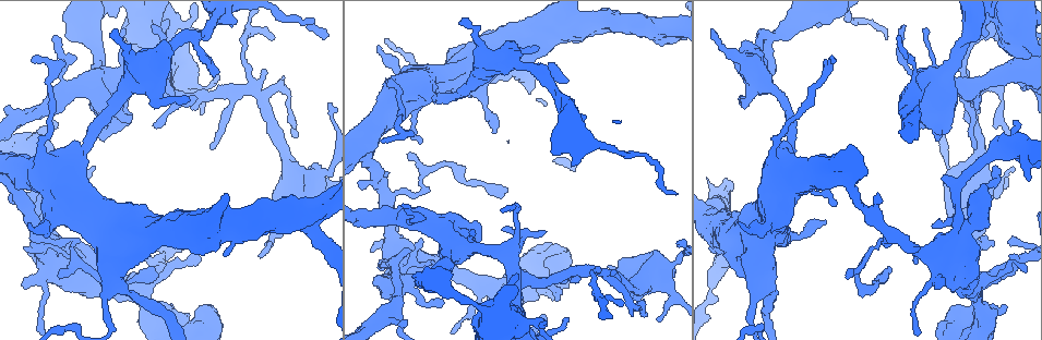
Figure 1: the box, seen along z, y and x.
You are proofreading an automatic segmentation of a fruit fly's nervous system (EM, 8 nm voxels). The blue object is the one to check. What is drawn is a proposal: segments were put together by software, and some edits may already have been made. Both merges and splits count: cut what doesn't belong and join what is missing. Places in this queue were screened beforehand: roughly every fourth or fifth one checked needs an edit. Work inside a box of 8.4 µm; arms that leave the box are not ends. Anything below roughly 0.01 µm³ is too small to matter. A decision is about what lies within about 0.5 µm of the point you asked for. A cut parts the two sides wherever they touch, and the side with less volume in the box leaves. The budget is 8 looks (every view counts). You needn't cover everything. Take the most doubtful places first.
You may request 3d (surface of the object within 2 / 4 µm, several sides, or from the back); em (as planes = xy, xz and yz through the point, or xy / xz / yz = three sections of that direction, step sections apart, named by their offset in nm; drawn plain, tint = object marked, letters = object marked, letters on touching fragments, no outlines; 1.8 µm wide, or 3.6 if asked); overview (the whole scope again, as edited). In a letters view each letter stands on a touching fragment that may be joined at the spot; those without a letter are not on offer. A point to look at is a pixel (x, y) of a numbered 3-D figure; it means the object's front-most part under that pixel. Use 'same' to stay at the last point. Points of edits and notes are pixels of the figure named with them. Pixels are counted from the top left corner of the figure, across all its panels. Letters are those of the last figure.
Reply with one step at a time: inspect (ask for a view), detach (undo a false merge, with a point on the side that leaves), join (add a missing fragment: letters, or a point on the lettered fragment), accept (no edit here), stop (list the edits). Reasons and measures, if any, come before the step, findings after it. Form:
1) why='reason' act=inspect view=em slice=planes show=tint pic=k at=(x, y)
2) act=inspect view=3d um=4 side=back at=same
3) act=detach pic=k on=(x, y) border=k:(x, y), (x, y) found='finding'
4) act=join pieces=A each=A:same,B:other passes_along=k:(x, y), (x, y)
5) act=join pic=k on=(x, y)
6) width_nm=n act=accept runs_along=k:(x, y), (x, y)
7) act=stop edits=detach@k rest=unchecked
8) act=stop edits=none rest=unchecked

why='thick turns thin' act=inspect view=3d um=4 pic=1 at=(1023, 61)

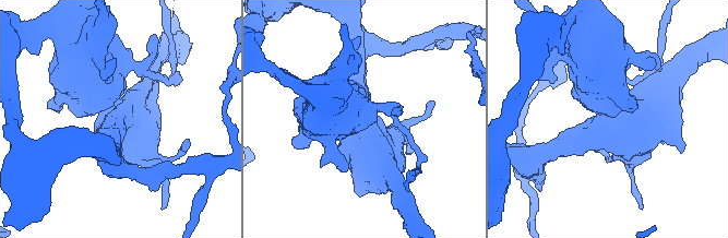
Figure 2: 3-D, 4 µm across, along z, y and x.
act=inspect view=em um=3.6 slice=planes show=letters pic=2 at=(115, 120)

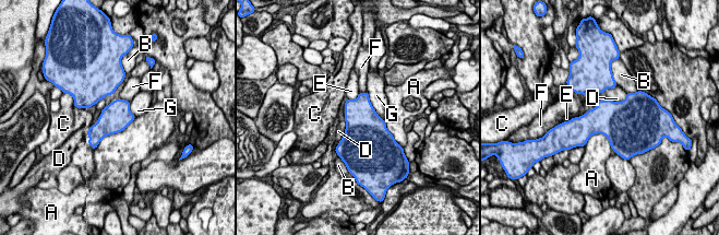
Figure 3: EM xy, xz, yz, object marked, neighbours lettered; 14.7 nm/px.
width_nm=440 act=accept each=A:other,B:other,C:other,D:other,E:other,F:other,G:other border=3:(626, 94), (618, 102), (608, 97) found='continuous, no second neuron'

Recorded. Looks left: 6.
why='sharp bend' act=inspect view=3d um=4 pic=1 at=(737, 234)

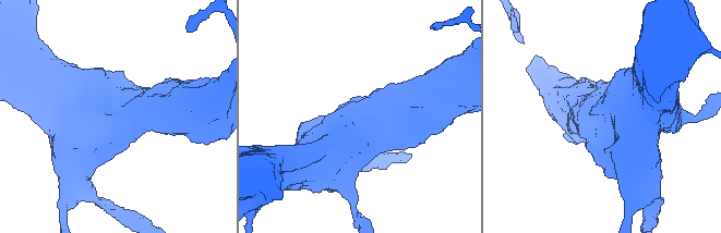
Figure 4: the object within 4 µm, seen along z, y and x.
why='now the EM' act=inspect view=em um=3.6 slice=planes show=plain pic=4 at=(605, 111)

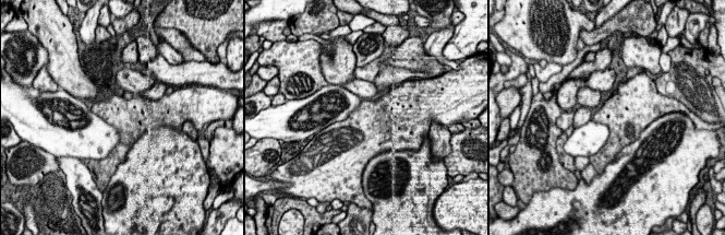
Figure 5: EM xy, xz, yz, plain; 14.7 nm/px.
act=inspect view=em um=3.6 slice=planes show=letters at=same

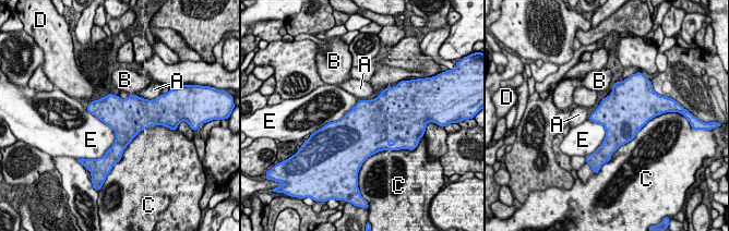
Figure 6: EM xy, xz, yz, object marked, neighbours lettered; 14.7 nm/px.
width_nm=550 act=accept each=A:other,B:other,C:other,D:other,E:other border=6:(85, 108), (115, 133), (105, 153) found='all the same neuron'

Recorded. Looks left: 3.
why='calibre changes' act=inspect view=em um=3.6 slice=yz step=16 show=letters pic=1 at=(953, 239)

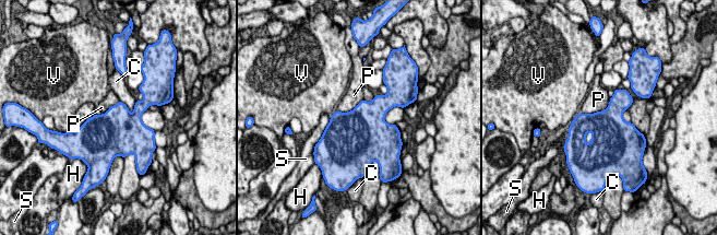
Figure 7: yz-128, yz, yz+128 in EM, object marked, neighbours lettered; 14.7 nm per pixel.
longest_contact=P:500nm act=accept each=C:other,H:other,P:other,S:other,V:other border=7:(610, 97), (605, 108), (581, 113) found='continuous, no second neuron'

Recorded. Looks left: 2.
act=stop edits=none rest=unchecked

